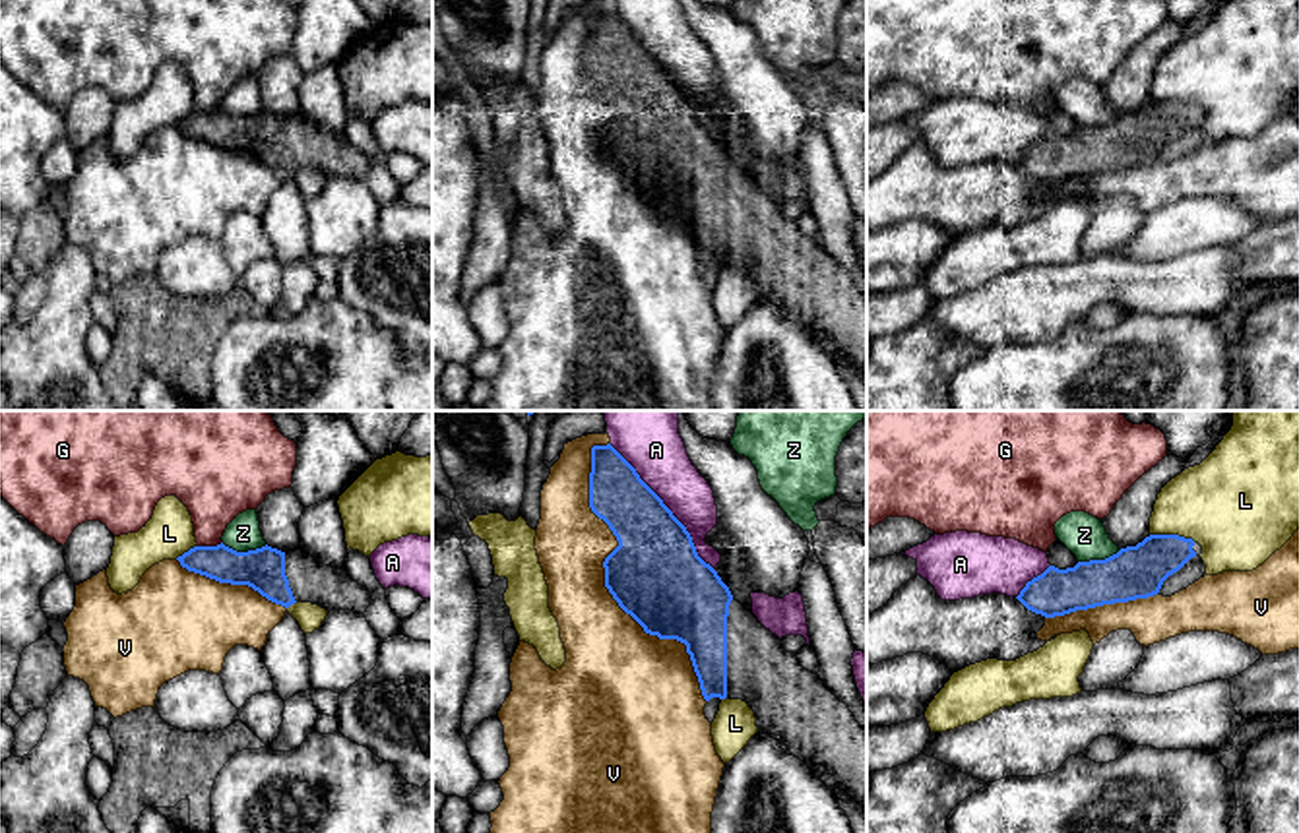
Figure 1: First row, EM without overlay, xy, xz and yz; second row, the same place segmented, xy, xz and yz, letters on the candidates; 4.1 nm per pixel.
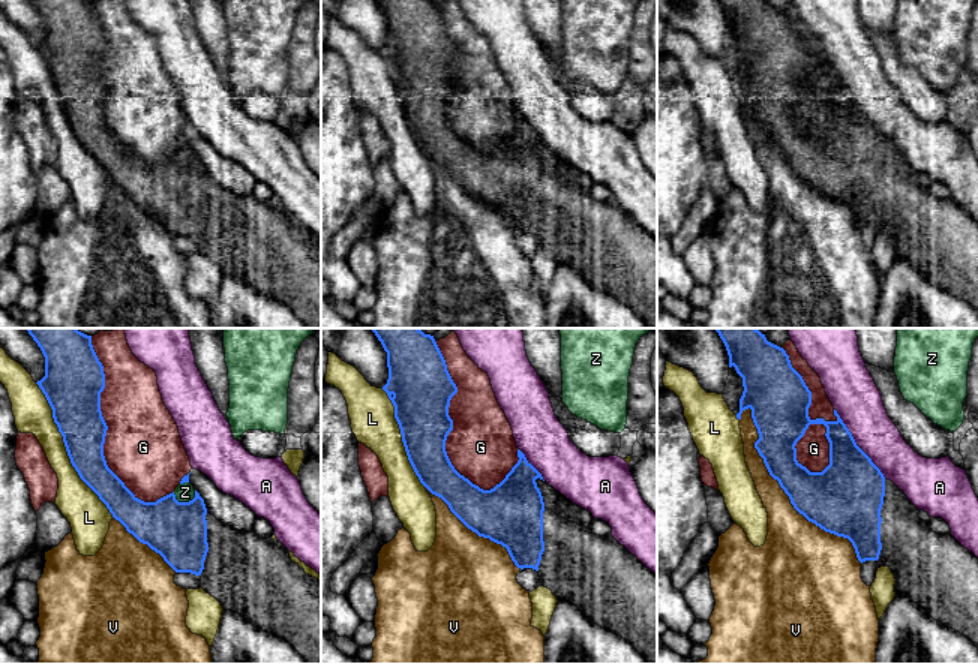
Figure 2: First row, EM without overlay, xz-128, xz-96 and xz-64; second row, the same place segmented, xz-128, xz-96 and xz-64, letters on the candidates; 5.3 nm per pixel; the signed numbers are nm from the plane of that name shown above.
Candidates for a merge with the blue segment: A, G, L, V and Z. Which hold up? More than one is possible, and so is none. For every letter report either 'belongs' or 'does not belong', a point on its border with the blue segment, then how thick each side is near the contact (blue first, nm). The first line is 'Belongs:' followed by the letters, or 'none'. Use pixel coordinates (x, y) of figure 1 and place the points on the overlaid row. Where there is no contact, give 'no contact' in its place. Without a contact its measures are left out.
Belongs: none
A: does not belong; meets blue in xz at (665, 506); 360 nm thick on the blue side, 240 nm on the other
G: does not belong; meets blue in xy at (210, 547); 180 nm thick on the blue side, 300 nm on the other
L: does not belong; meets blue in yz at (1173, 535); 220 nm thick on the blue side, 400 nm on the other
V: does not belong; meets blue in xz at (605, 586); 400 nm thick on the blue side, 320 nm on the other
Z: does not belong; meets blue in xy at (245, 553); 180 nm thick on the blue side, 150 nm on the other

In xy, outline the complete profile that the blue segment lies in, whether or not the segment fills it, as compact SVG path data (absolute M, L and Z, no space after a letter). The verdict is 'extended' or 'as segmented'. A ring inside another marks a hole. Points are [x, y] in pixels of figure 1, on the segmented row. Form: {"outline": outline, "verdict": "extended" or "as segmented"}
{"outline": "M223 542L194 546L176 558L188 571L219 583L248 585L268 601L289 608L295 602L312 602L330 610L364 614L372 595L353 581L345 570L324 566L302 548L281 552L262 546L237 552Z", "verdict": "extended"}

